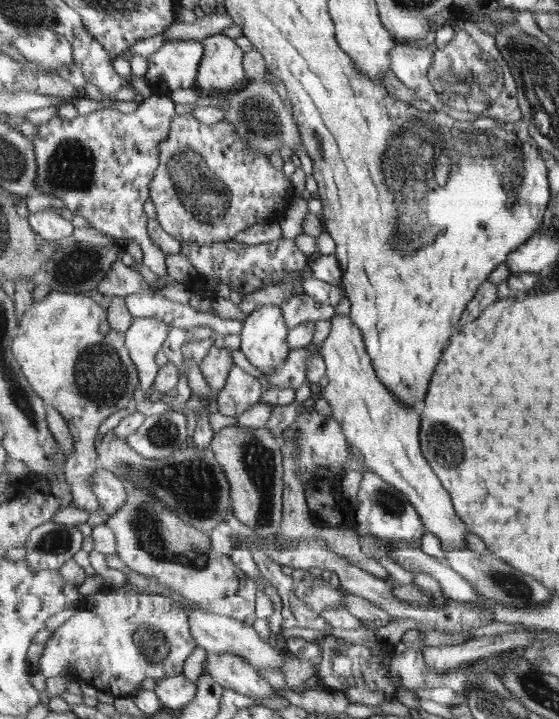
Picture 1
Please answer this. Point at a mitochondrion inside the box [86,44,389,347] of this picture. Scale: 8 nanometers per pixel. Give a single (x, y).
(208, 201)

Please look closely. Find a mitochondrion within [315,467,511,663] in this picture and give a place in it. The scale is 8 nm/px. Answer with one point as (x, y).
(389, 501)

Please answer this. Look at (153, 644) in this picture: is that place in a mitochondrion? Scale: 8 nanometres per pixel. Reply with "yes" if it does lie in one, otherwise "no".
yes

